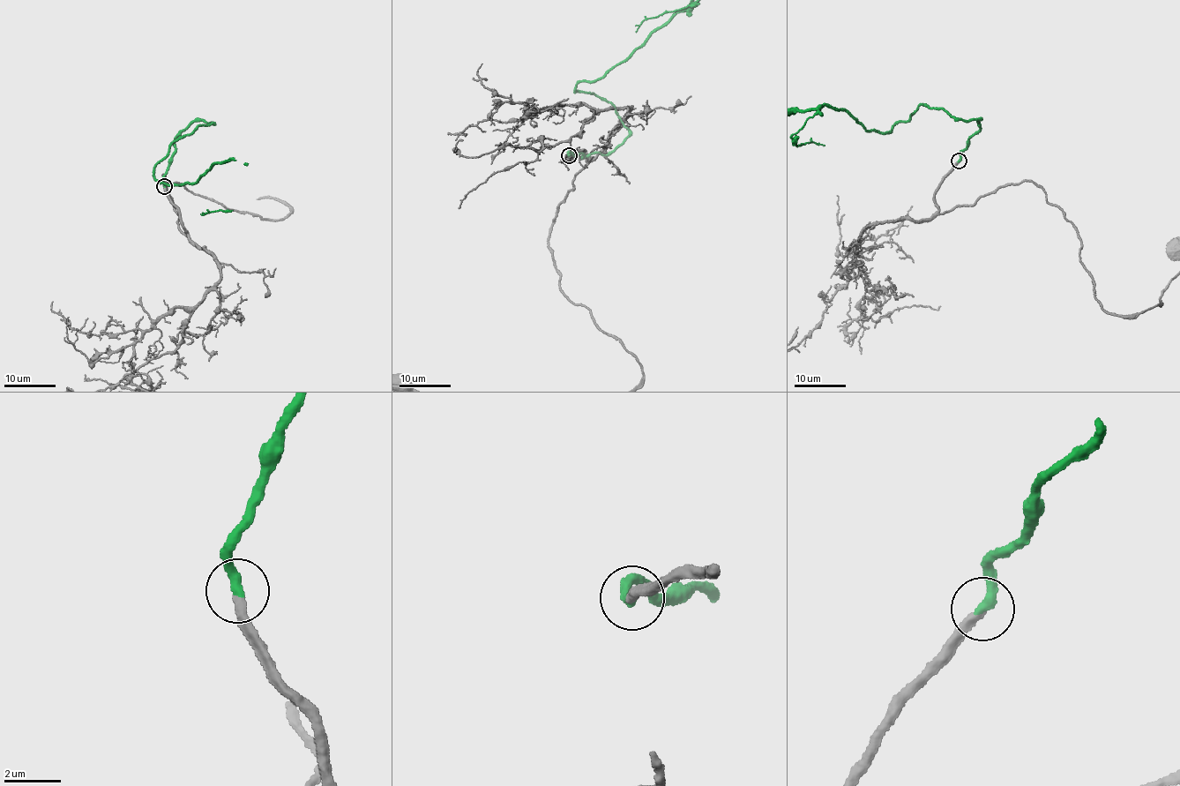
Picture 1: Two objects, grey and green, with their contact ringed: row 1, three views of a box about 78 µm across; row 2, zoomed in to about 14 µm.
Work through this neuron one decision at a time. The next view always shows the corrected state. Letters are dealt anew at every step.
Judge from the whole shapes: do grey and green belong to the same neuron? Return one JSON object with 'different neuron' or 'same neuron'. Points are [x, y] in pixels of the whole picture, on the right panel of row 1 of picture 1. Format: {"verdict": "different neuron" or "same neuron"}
{"verdict": "same neuron"}

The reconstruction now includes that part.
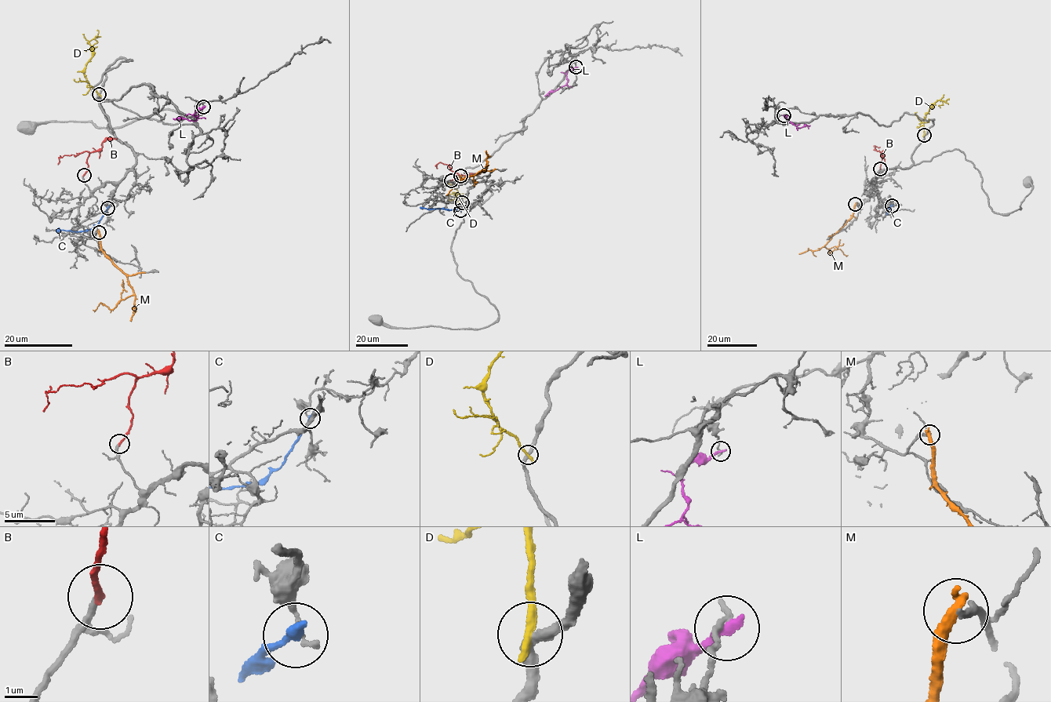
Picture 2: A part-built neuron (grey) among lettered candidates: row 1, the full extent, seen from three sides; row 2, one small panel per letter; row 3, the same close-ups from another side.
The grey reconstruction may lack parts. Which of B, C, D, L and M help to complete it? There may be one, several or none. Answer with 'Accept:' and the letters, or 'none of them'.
Accept: B

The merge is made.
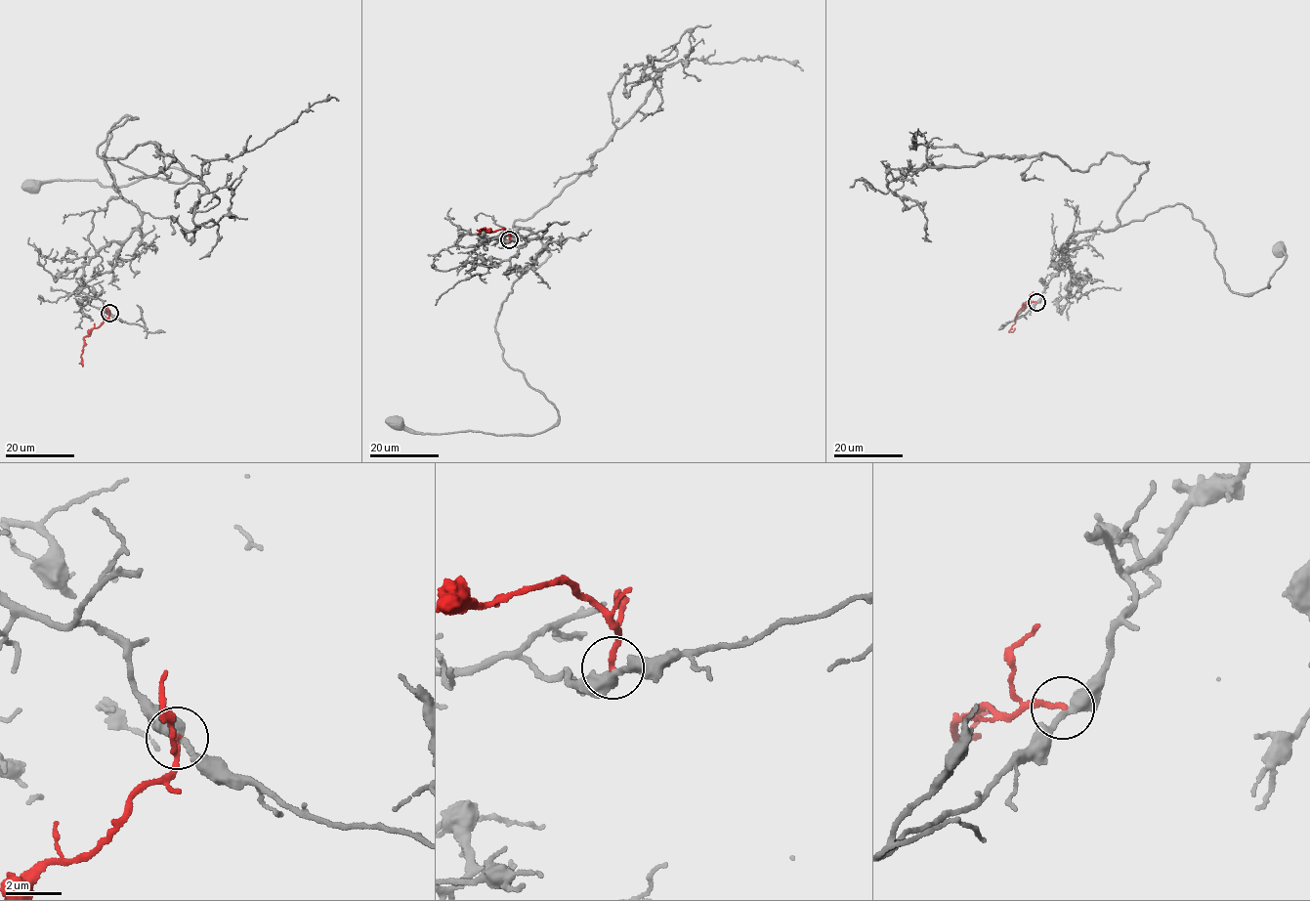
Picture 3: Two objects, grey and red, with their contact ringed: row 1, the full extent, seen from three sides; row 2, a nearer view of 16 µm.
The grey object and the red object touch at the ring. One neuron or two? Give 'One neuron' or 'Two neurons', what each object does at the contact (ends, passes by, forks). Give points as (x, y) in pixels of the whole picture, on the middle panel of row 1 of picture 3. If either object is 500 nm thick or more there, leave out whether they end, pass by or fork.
Two neurons. At the ring grey passes by. At the ring red ends

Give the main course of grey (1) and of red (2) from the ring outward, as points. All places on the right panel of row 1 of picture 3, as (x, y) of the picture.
1: (1036, 302), (1069, 236), (1162, 207), (1185, 205), (1200, 220), (1237, 293), (1270, 285), (1287, 255), (1279, 251)
2: (1036, 302), (1023, 304), (1025, 309), (1017, 313), (1015, 323), (1009, 330), (1015, 327)

